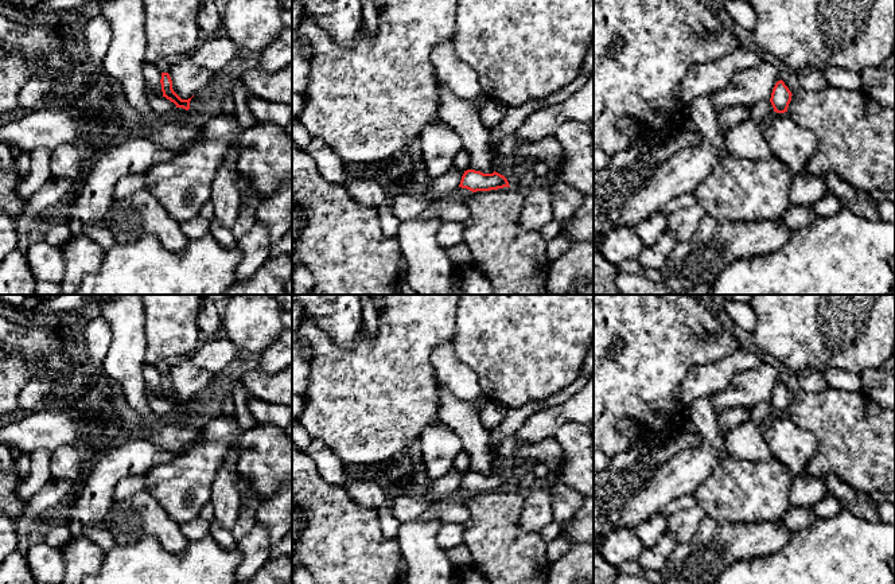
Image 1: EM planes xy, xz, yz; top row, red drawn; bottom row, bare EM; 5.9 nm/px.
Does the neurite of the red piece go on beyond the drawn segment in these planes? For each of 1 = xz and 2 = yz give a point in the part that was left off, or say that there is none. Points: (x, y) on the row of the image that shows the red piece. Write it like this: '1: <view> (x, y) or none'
1: none
2: none

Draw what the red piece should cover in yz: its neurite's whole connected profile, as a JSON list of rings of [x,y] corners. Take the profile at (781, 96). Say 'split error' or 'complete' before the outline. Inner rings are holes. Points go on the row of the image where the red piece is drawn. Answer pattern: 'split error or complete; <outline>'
complete; [[[781,79],[775,83],[770,102],[774,108],[774,112],[777,113],[785,113],[787,112],[789,104],[791,101],[791,92],[785,85],[785,82]]]

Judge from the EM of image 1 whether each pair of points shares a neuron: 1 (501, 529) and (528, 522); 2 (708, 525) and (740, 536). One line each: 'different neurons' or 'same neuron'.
1: different neurons
2: same neuron

